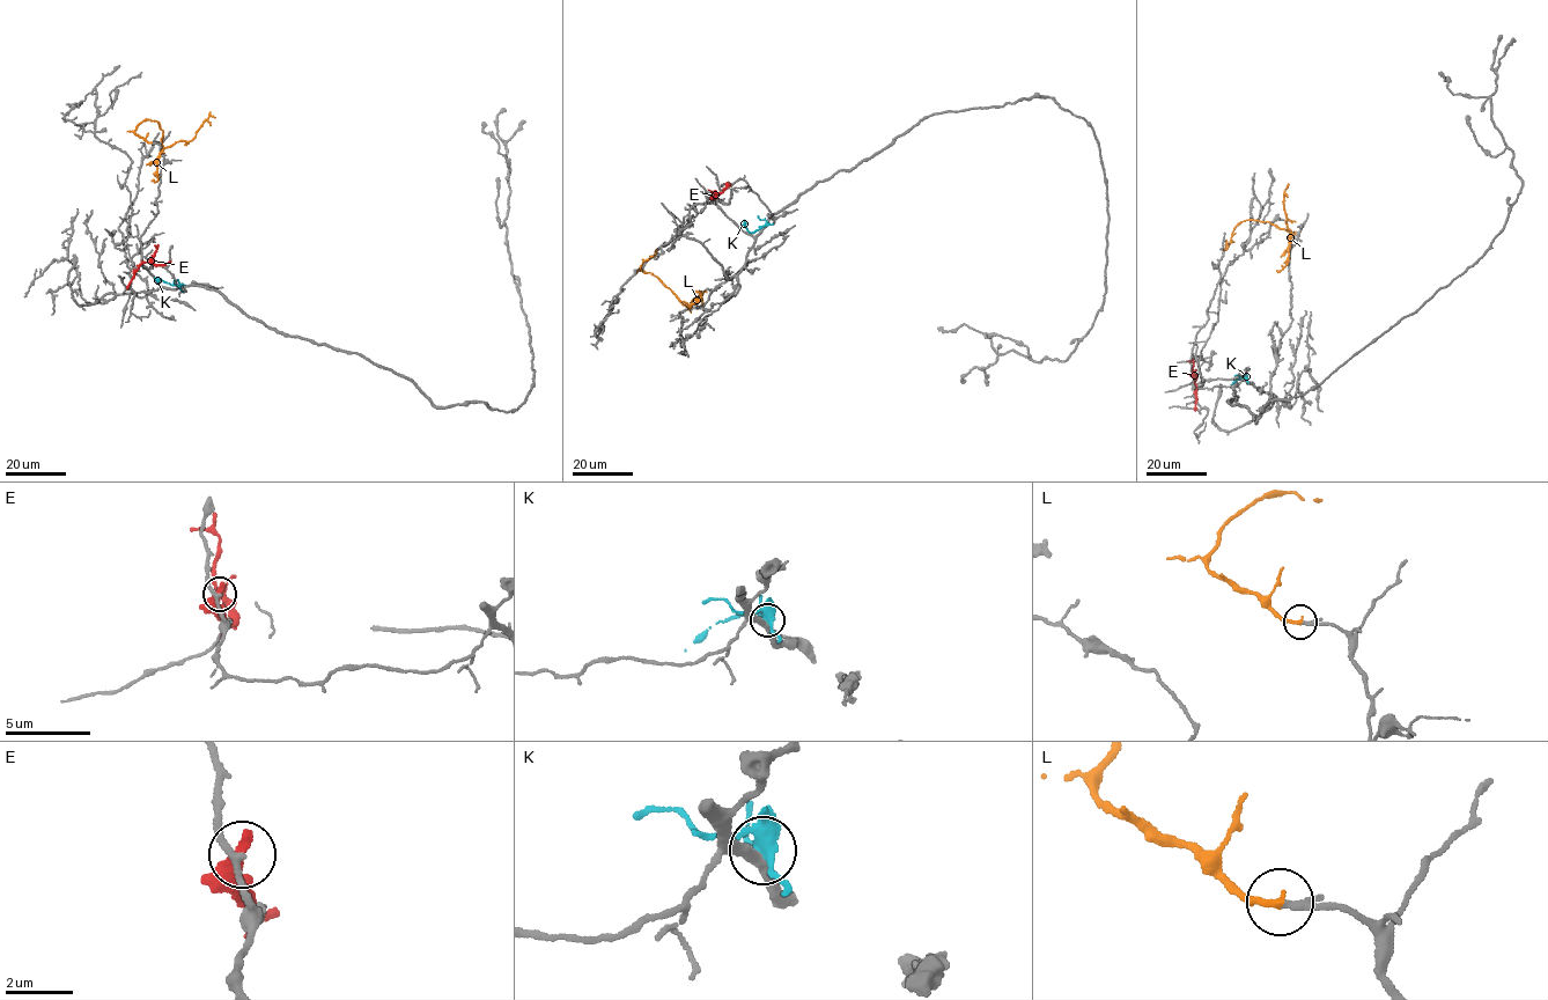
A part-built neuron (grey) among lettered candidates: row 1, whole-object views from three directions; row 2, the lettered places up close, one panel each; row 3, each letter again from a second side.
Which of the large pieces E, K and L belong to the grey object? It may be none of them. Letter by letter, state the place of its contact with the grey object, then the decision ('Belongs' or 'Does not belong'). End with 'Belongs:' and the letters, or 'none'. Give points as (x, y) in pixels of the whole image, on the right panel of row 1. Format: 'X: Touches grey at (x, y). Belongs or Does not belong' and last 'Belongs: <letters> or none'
E: Touches grey at (1193, 373). Does not belong
K: Touches grey at (1246, 379). Does not belong
L: Touches grey at (1223, 249). Belongs
Belongs: L

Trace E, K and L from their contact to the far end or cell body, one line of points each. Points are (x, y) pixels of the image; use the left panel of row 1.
E: (169, 263), (145, 262), (126, 288)
K: (178, 286), (159, 278), (157, 281)
L: (150, 142), (134, 133), (149, 119), (157, 122), (162, 131), (163, 148), (190, 141), (209, 116), (215, 117)

